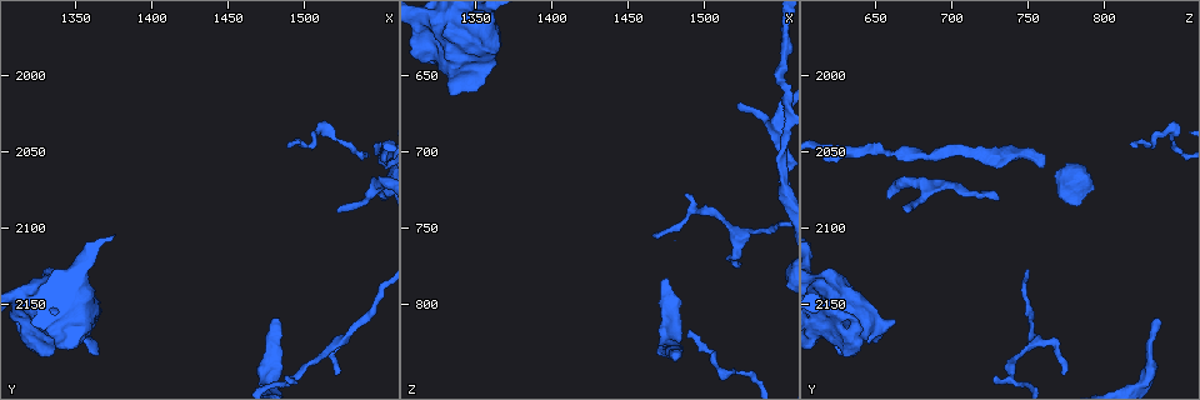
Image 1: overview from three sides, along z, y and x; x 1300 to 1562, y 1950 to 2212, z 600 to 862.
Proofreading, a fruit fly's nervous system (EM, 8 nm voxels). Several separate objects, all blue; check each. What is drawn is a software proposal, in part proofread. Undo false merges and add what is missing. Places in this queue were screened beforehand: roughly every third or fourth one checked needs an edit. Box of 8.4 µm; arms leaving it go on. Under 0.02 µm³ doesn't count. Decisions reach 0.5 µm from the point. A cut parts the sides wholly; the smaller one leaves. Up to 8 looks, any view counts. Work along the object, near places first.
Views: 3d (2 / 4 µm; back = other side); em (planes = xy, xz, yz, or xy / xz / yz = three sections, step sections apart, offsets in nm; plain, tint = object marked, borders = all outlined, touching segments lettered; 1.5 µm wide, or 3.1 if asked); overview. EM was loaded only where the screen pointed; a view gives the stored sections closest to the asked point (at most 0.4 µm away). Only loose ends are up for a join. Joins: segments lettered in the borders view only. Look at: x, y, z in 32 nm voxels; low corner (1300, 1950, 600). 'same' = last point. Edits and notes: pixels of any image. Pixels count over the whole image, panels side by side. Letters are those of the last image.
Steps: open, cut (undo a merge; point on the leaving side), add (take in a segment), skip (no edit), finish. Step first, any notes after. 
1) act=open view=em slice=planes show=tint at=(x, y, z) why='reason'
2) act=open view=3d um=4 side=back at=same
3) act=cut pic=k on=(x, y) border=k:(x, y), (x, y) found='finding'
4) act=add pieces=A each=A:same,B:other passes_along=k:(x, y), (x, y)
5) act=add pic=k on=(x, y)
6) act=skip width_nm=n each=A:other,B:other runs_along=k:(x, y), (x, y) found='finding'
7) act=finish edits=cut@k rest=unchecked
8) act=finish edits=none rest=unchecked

act=open view=em slice=planes show=borders at=(1362, 2180, 626)

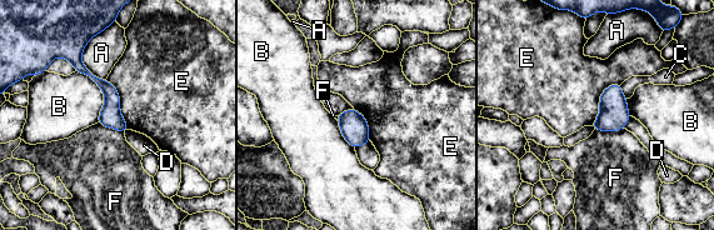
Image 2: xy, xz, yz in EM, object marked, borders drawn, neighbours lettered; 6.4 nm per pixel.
act=skip each=A:other,B:other,C:other,D:other,E:other,F:other found='none of them fits'

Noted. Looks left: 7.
act=open view=em slice=planes show=tint at=(1522, 2196, 772) why='branch stops here'

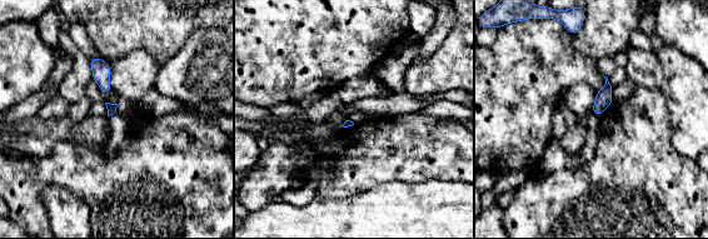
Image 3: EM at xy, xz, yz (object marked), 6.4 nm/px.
act=open view=em slice=planes show=borders at=same why='what lies round it'

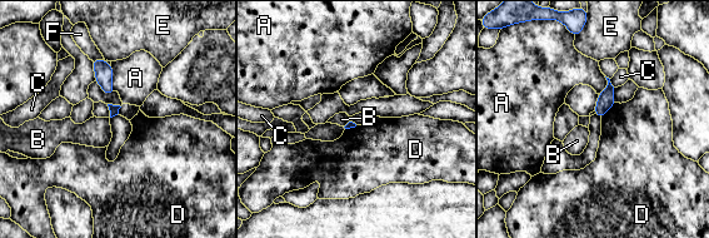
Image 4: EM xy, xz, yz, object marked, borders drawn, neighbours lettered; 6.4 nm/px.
act=skip each=A:other,B:other,C:other,D:other,E:other,F:other border=4:(615, 102), (602, 119) found='no lettered segment goes on from it'

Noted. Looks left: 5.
act=open view=em slice=planes show=borders at=(1480, 2160, 836) why='free end'

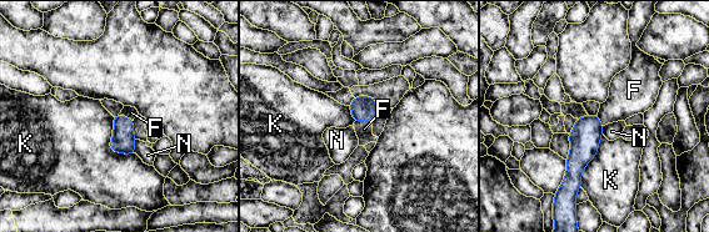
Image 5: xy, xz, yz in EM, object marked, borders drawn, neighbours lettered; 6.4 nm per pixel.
act=add pieces=F width_nm=150 longest_contact=K:300nm each=F:same,K:other,N:other found='it goes on there'

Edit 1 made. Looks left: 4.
act=finish edits=add@5 rest=unchecked

